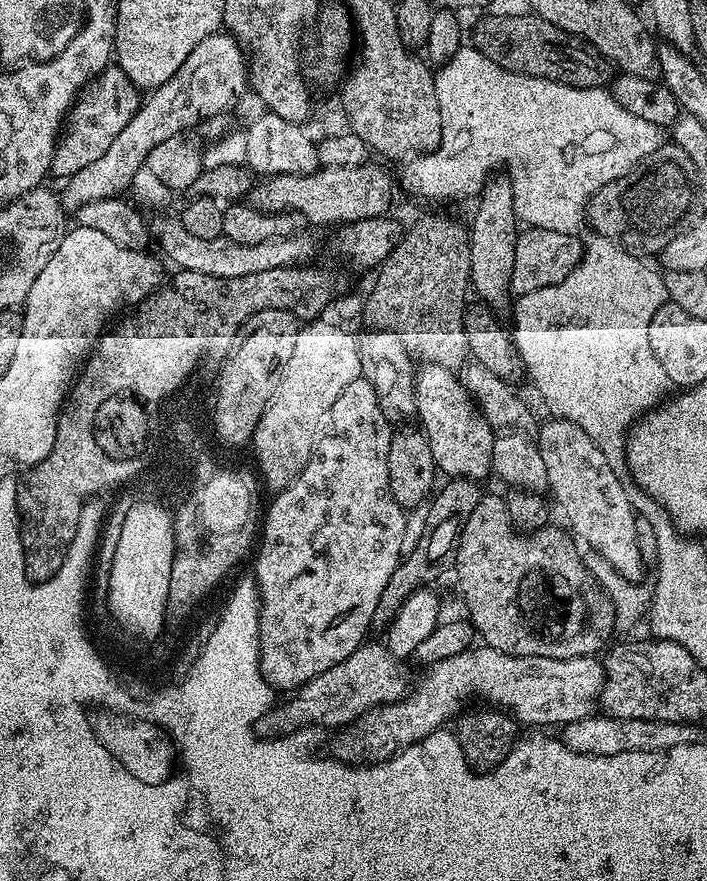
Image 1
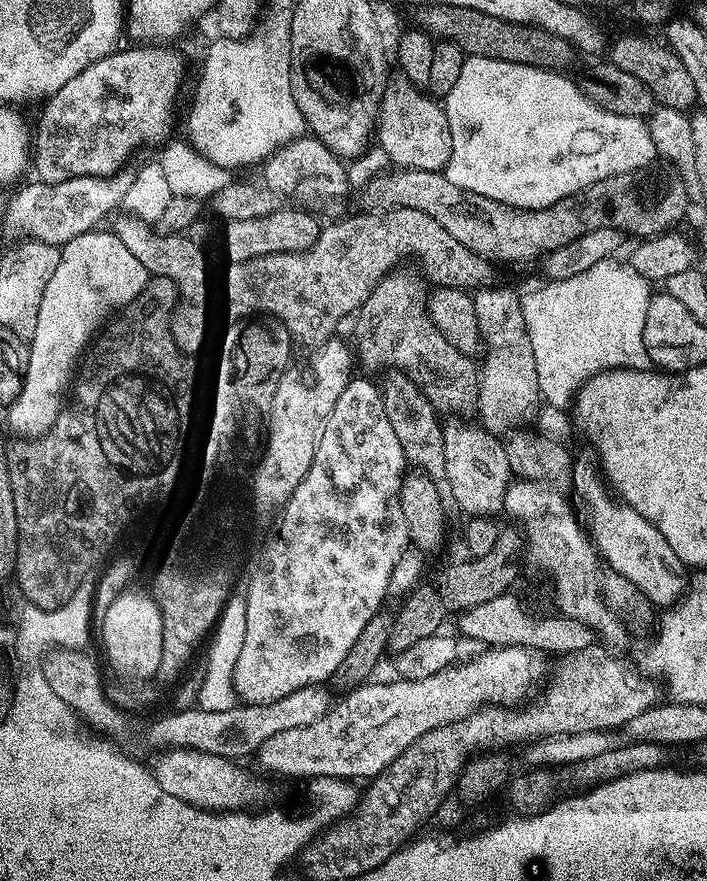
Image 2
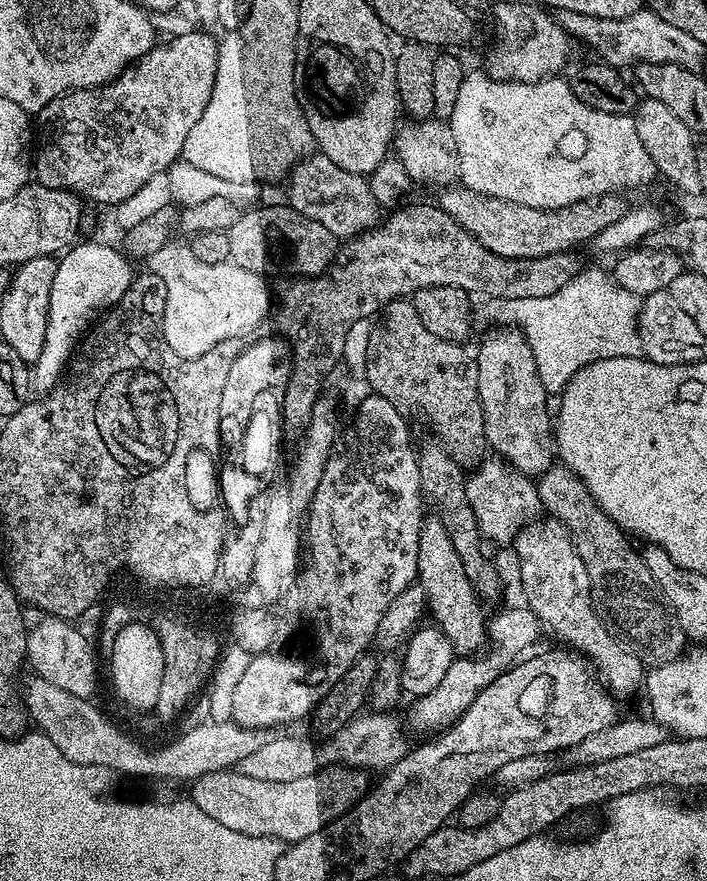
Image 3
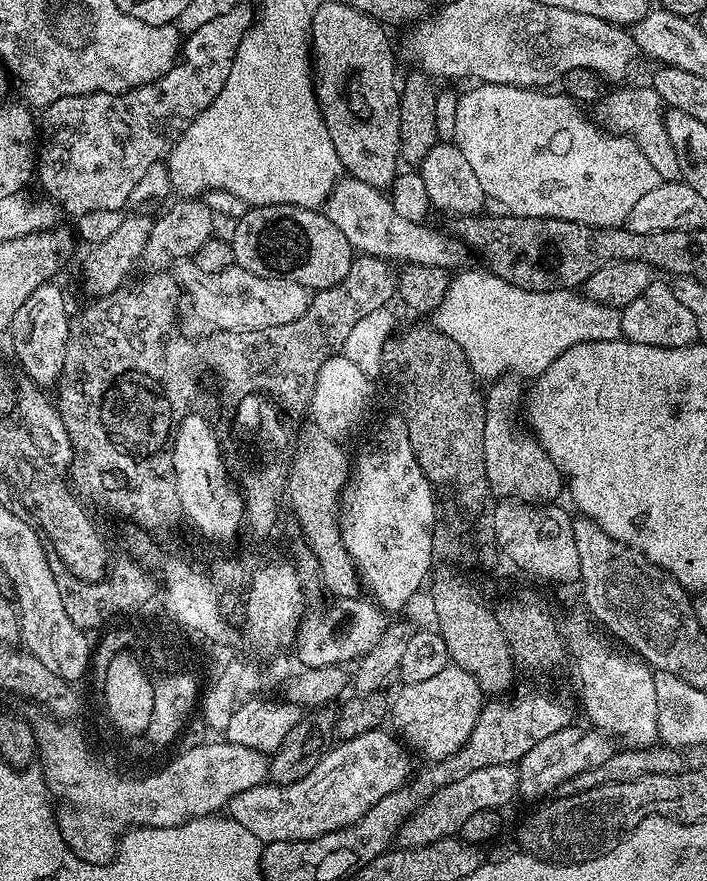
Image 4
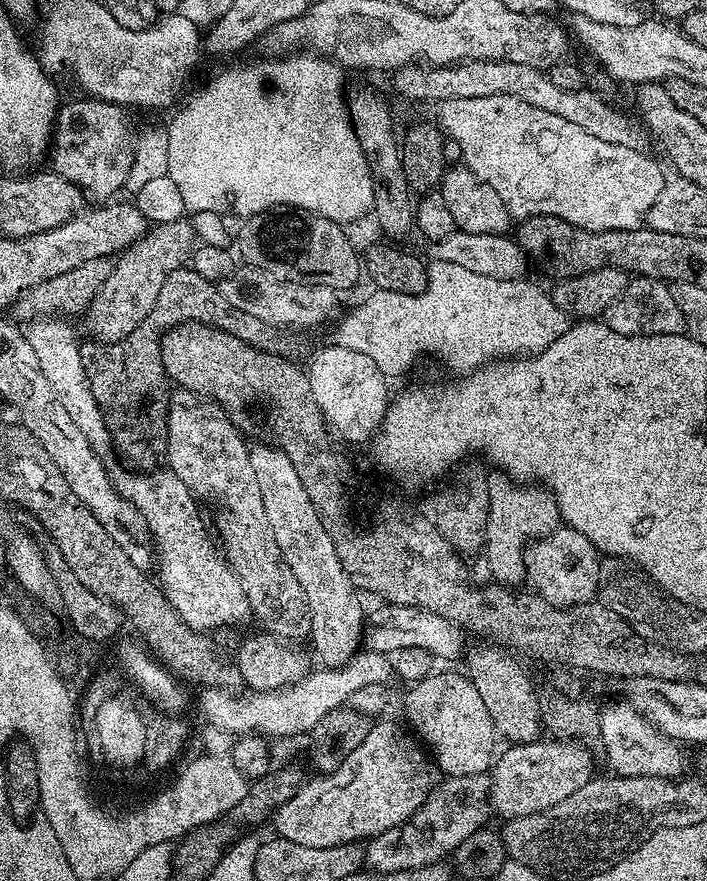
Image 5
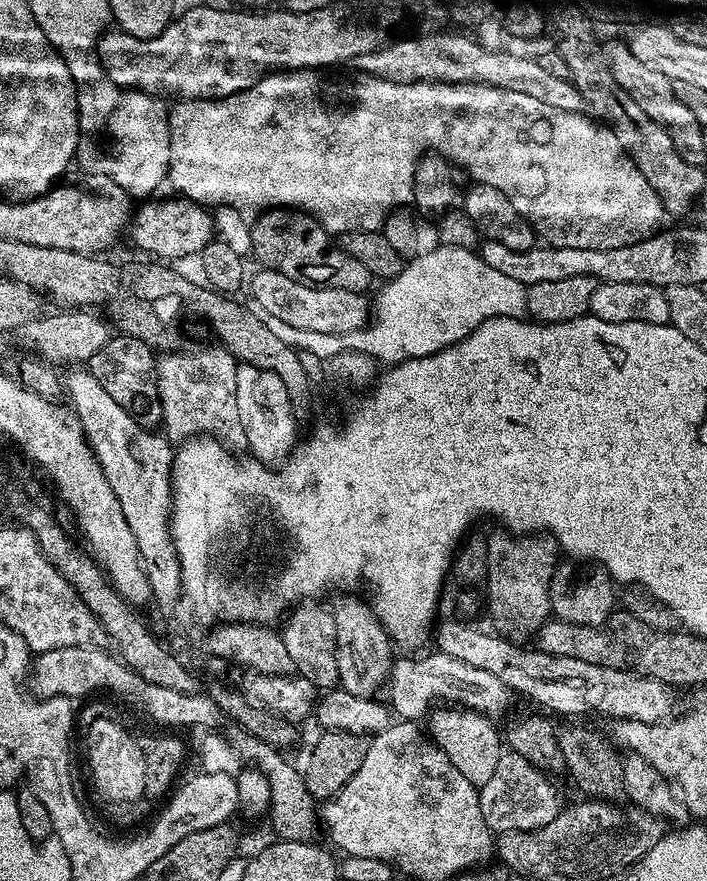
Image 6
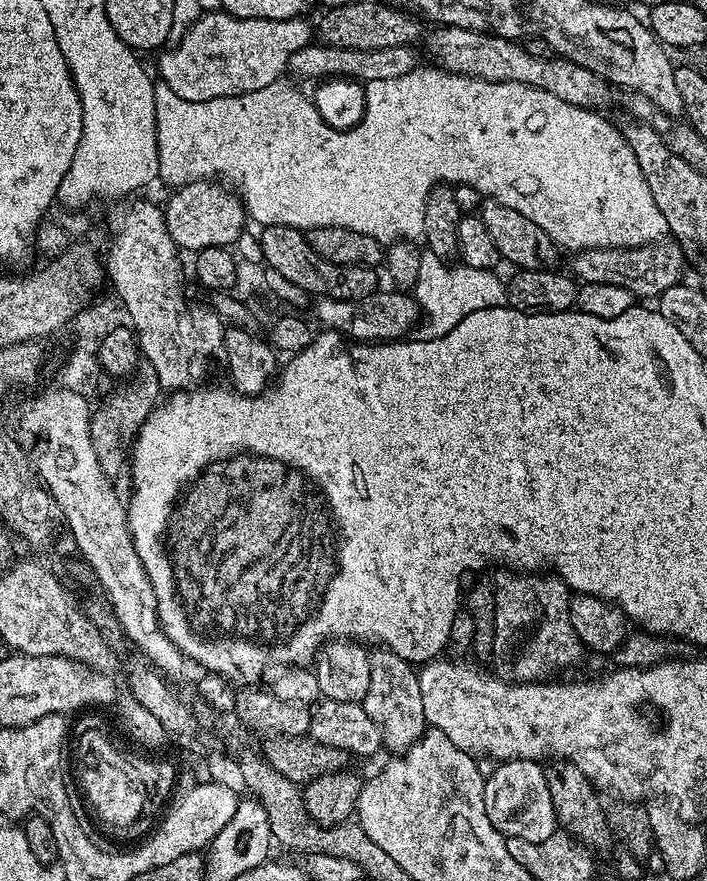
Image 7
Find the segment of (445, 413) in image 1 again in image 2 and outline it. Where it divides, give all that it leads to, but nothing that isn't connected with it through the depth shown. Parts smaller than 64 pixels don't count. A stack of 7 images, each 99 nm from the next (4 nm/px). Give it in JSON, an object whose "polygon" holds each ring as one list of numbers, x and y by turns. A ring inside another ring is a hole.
{"polygon":[[452,418,443,425,446,446,446,466,443,479,456,499,456,504,465,512,465,517,495,517,504,506,504,495,510,483,512,467,506,458,504,441,495,432,488,431,479,423,467,424,467,419]]}

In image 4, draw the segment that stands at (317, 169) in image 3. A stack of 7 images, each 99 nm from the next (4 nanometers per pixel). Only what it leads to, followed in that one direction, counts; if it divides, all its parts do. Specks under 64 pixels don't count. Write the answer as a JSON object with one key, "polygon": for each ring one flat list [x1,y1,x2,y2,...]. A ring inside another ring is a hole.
{"polygon":[[351,178,337,180,336,185,332,187,332,193,322,205,322,211,325,216,330,218,330,222,334,222,334,226,338,226,338,230,342,230,342,235,346,237,346,242,350,242,352,249,365,256,379,256,381,260,389,262,404,260,400,262,405,265,421,264,431,268,446,268,449,270,459,269,461,267,459,264,467,256,470,256,469,249,465,248,464,243,457,240,455,235,448,233,447,236,444,232,435,232,434,229,428,228,427,223,406,222,406,218,402,218,398,214,398,210,394,210,391,199,381,189,366,186,366,182,358,182]]}

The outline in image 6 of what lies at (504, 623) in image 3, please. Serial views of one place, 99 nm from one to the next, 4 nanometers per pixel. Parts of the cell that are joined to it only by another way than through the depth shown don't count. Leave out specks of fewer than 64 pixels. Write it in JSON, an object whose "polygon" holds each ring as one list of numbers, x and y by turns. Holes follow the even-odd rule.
{"polygon":[[442,706,431,711,428,732,440,749,450,758,459,771,471,784,480,787,490,782,498,758,504,753,504,744,489,717,480,712,470,711,460,706],[441,708,440,710,438,710]]}

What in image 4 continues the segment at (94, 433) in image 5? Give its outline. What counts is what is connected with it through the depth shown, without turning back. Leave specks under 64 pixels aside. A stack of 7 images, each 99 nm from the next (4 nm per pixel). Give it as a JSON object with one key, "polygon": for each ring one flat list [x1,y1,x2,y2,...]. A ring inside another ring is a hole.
{"polygon":[[56,282,38,286,38,290,34,290,34,294,30,294,26,302,22,302,18,314,14,314,10,329,12,348,16,351,17,362,24,367,31,383,37,386,57,383,64,369,69,319,70,311,68,312,68,304,64,301,64,292]]}

